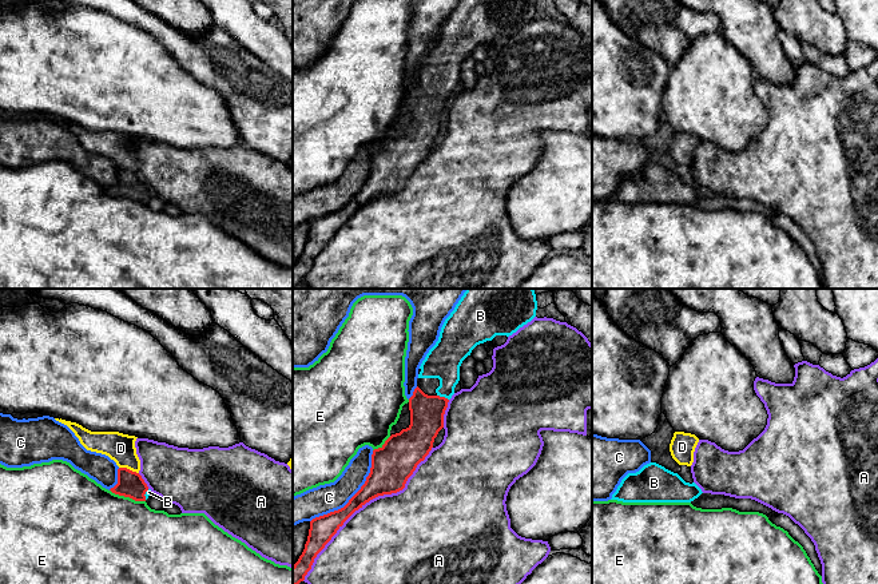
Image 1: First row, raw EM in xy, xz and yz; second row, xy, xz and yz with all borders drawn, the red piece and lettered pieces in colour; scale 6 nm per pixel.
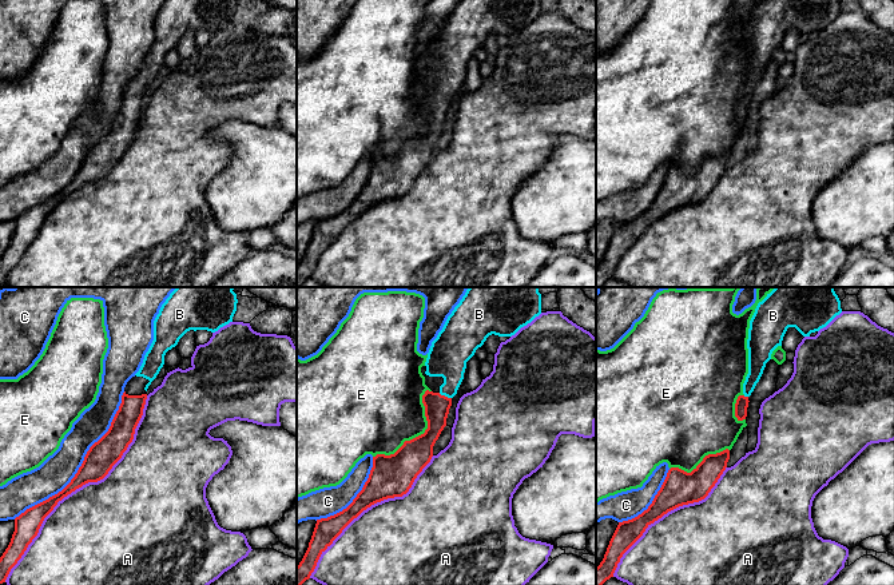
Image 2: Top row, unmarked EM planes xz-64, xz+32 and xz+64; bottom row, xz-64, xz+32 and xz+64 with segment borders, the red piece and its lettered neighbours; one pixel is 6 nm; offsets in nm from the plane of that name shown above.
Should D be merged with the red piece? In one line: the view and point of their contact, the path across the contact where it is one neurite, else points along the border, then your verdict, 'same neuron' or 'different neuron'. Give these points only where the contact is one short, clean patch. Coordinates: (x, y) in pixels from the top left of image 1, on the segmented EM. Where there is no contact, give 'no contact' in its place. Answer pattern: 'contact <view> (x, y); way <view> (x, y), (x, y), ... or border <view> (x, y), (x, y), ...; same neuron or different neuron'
contact xy (128, 469); border xy (119, 467), (126, 467), (138, 473); different neuron

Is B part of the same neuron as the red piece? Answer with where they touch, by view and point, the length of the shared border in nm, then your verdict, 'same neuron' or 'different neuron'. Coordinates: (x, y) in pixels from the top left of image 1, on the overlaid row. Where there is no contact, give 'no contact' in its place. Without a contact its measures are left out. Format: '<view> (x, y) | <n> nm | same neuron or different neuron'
xz (443, 397) | 80 nm | same neuron

